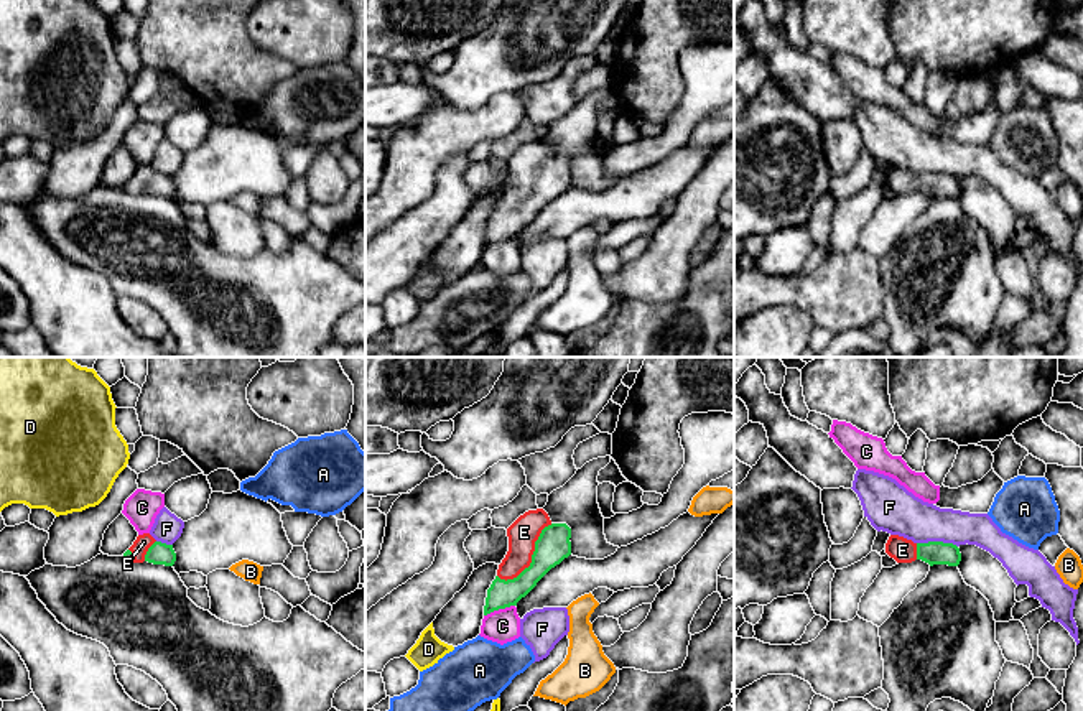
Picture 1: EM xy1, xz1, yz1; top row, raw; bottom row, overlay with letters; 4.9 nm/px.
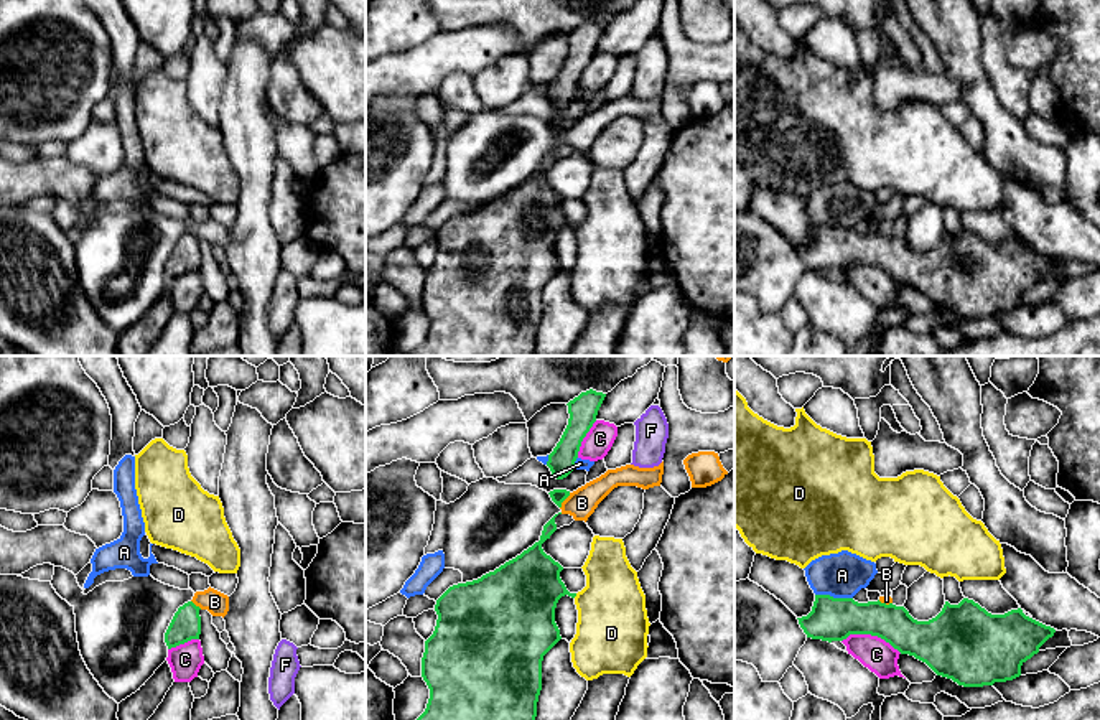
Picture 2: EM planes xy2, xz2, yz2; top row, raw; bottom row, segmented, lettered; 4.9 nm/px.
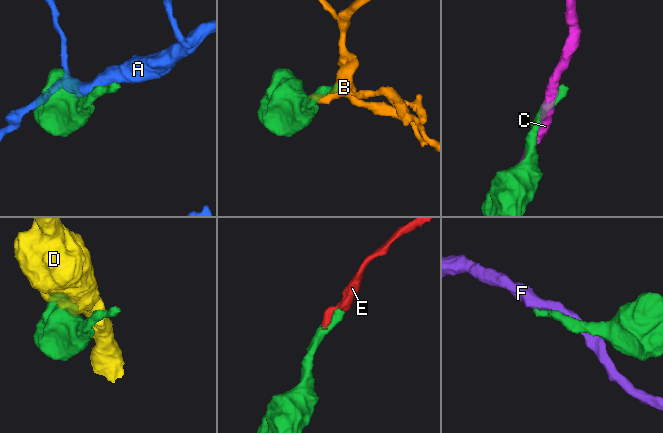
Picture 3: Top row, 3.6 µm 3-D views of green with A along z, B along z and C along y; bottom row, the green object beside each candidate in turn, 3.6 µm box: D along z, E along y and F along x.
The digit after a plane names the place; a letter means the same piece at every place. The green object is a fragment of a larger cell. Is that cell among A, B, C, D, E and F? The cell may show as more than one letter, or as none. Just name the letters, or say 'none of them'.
E

